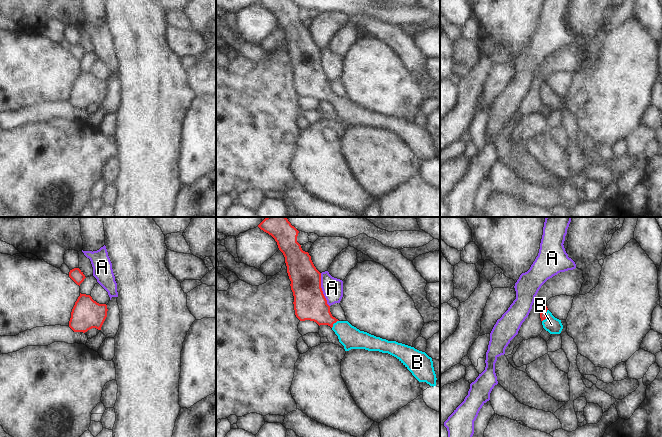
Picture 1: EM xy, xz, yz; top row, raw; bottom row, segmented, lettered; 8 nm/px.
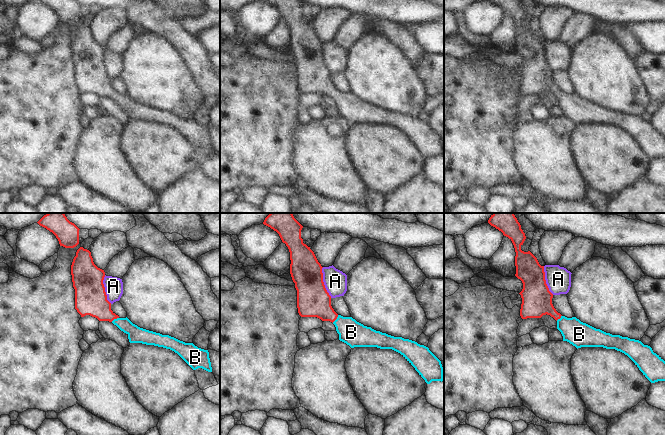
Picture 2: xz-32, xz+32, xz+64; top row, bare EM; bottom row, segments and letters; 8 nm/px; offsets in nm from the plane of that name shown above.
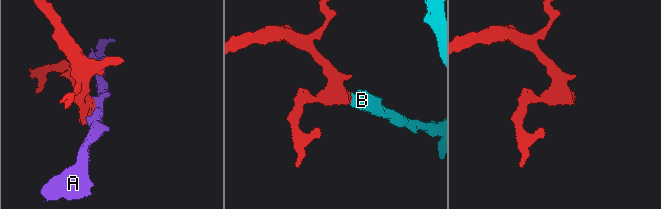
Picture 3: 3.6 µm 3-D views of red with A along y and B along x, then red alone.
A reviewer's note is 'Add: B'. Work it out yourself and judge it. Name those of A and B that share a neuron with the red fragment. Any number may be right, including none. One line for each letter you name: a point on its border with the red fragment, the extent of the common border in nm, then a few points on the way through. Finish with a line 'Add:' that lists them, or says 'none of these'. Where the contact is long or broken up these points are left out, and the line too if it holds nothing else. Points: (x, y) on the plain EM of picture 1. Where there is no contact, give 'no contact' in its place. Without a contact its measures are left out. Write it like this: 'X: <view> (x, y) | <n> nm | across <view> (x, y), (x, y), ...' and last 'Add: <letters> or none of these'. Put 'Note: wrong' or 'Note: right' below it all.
B: yz (545, 91) | 110 nm | across yz (544, 85), (545, 91), (551, 100)
Add: B
Note: right

